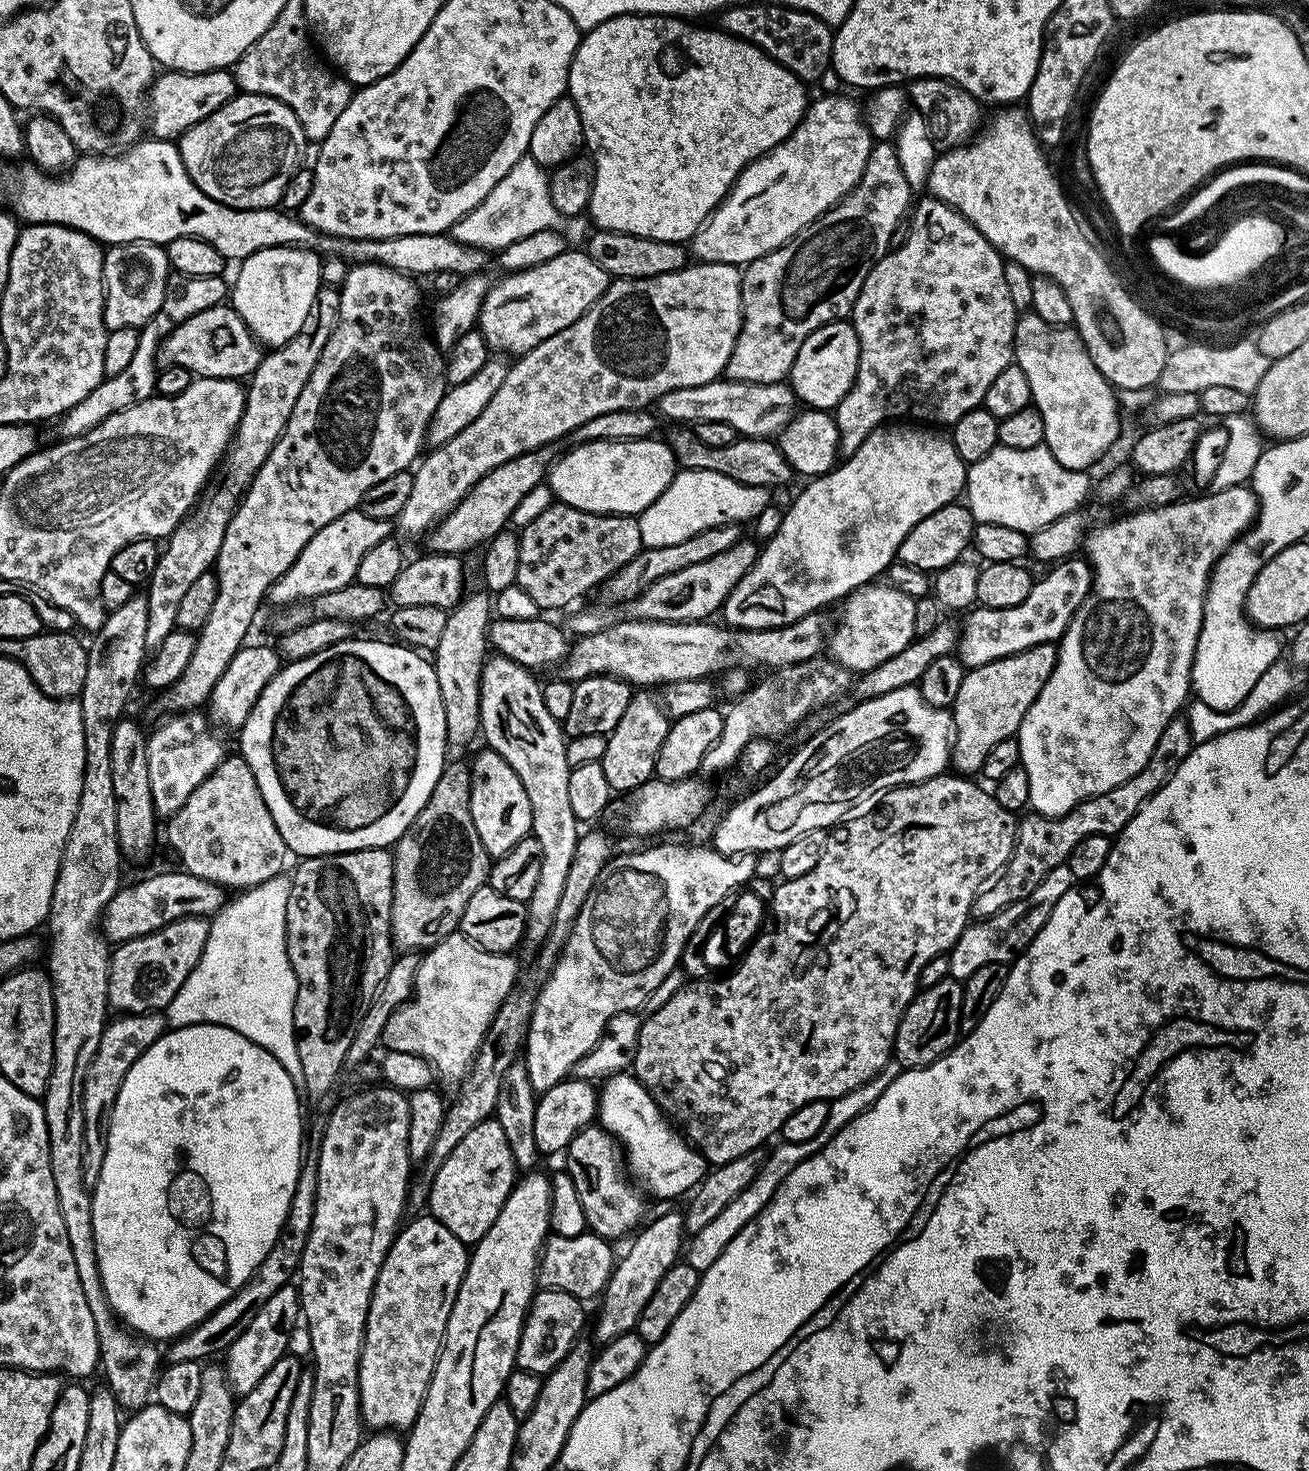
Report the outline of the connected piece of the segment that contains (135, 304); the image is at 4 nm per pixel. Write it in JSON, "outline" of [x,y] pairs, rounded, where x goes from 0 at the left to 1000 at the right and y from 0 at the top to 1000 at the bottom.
{"outline":[[[86,166],[79,173],[79,222],[83,226],[109,223],[125,205],[130,183],[128,171],[121,166]]]}

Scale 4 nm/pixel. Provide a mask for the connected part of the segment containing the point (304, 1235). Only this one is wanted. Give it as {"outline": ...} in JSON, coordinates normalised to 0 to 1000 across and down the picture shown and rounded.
{"outline":[[[237,785],[231,787],[228,798],[228,804],[225,809],[225,814],[222,817],[222,823],[218,825],[218,831],[209,844],[209,847],[203,852],[203,855],[196,861],[194,865],[185,875],[170,888],[167,888],[160,893],[154,899],[148,901],[140,908],[134,909],[127,916],[127,925],[128,927],[133,926],[145,926],[146,925],[158,925],[160,923],[167,923],[173,920],[174,916],[194,899],[194,893],[215,877],[215,874],[223,873],[225,868],[229,864],[231,852],[234,850],[235,840],[240,831],[240,823],[241,822],[241,807],[243,806],[243,785]]]}

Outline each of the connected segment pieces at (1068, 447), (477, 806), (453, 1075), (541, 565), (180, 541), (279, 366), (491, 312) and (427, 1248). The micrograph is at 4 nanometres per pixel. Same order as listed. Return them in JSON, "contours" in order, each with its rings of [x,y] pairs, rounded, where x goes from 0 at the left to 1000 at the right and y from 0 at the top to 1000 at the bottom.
{"contours":[[[[788,213],[780,214],[776,218],[776,232],[775,235],[775,247],[784,254],[787,260],[788,275],[796,281],[796,288],[799,290],[798,301],[814,317],[814,320],[831,321],[833,315],[837,315],[850,305],[850,301],[856,296],[856,283],[857,278],[854,274],[853,267],[846,257],[836,249],[830,235],[821,222],[803,223],[796,216]]],[[[369,511],[359,517],[359,552],[362,556],[362,564],[365,564],[365,570],[368,570],[368,575],[371,575],[374,583],[378,583],[393,578],[393,575],[406,566],[406,554],[402,534],[399,534],[396,526],[393,526],[393,523],[390,523],[387,518],[379,511]]],[[[351,632],[341,636],[335,642],[330,642],[323,648],[315,677],[304,687],[301,687],[301,689],[298,689],[298,695],[295,695],[293,712],[296,712],[297,716],[316,717],[328,721],[335,734],[337,731],[338,734],[346,736],[354,734],[361,725],[361,720],[364,718],[365,711],[380,684],[383,684],[387,676],[390,676],[390,673],[394,669],[396,666],[394,651],[391,649],[373,647],[370,644],[366,644]]],[[[423,341],[419,345],[414,347],[414,349],[408,352],[408,355],[396,360],[396,364],[396,393],[393,397],[402,401],[402,404],[405,404],[408,409],[411,409],[413,415],[431,413],[433,411],[445,407],[451,400],[458,400],[461,395],[475,387],[475,385],[484,381],[492,372],[487,351],[454,349],[427,341]]],[[[171,326],[162,334],[162,338],[149,346],[146,352],[141,353],[135,358],[122,376],[121,385],[118,385],[118,390],[112,398],[113,407],[113,422],[112,423],[112,439],[118,442],[124,439],[127,431],[135,429],[134,421],[136,412],[142,404],[142,400],[150,393],[154,393],[165,383],[165,377],[170,371],[170,366],[173,363],[174,351],[177,350],[185,337],[185,329],[180,326]]],[[[246,194],[240,208],[237,208],[237,213],[234,213],[234,219],[231,219],[231,224],[228,224],[228,227],[225,227],[225,230],[215,236],[202,239],[199,243],[199,248],[193,252],[188,261],[186,281],[180,291],[179,300],[173,307],[173,312],[186,315],[189,322],[195,322],[200,317],[206,306],[209,306],[212,298],[217,294],[225,273],[228,273],[228,268],[231,268],[231,262],[234,262],[237,254],[240,254],[240,249],[243,249],[243,243],[246,243],[249,232],[252,232],[252,227],[255,227],[259,210],[259,198],[256,195]]],[[[432,170],[420,175],[420,178],[414,178],[414,181],[408,181],[398,185],[390,185],[383,188],[380,193],[378,191],[374,195],[370,201],[367,209],[365,224],[371,230],[374,237],[379,239],[380,237],[382,239],[392,239],[392,243],[394,243],[400,242],[417,230],[432,224],[432,222],[442,219],[442,216],[445,216],[445,213],[451,211],[451,208],[454,208],[457,203],[460,203],[466,192],[463,184],[460,184],[460,181],[451,177],[446,170]]],[[[321,826],[324,827],[319,829],[312,829],[303,838],[303,844],[292,858],[292,863],[289,863],[283,882],[273,931],[273,948],[275,965],[280,970],[282,968],[284,972],[311,972],[319,964],[319,959],[332,934],[333,924],[336,923],[336,915],[339,913],[339,905],[347,888],[347,882],[358,863],[359,851],[354,845],[344,839],[344,836],[341,836],[341,833],[338,833],[338,831],[335,831],[332,827]]]]}

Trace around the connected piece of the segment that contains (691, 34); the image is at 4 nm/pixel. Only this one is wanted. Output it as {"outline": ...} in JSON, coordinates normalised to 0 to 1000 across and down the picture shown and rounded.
{"outline":[[[484,10],[470,11],[457,18],[448,20],[444,24],[443,30],[440,32],[439,39],[434,46],[433,65],[442,72],[442,77],[445,80],[446,98],[451,104],[451,108],[455,113],[454,121],[454,132],[449,138],[448,146],[452,147],[451,152],[462,158],[477,158],[490,162],[500,163],[513,163],[526,165],[532,160],[532,157],[538,153],[538,150],[556,134],[565,116],[571,111],[584,106],[591,102],[611,84],[619,70],[619,65],[615,55],[611,54],[606,49],[600,48],[591,39],[588,39],[579,31],[565,27],[549,18],[534,19],[534,16],[526,15],[516,11],[500,11],[497,10]]]}

